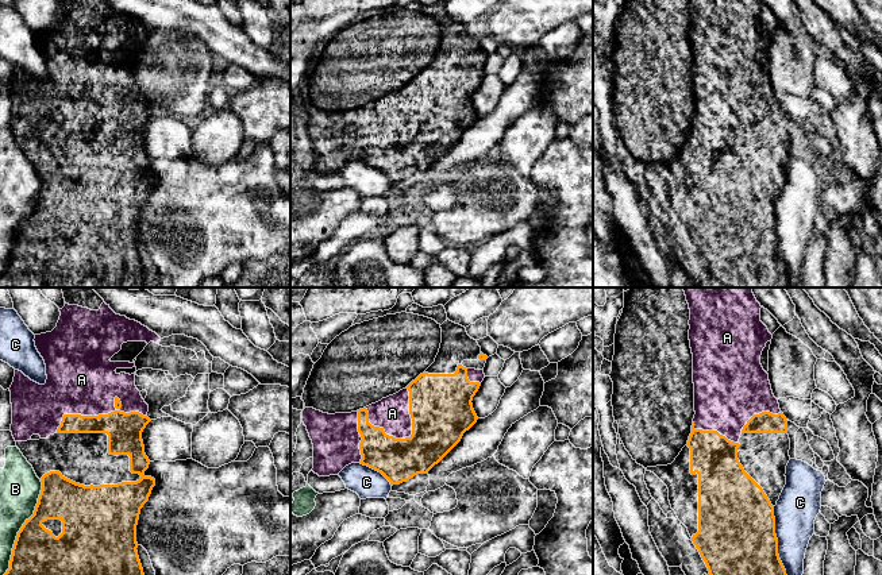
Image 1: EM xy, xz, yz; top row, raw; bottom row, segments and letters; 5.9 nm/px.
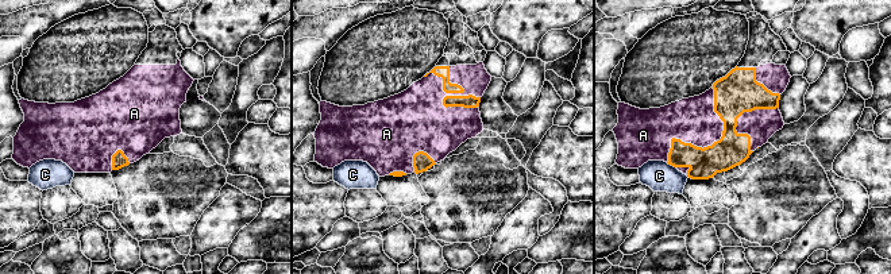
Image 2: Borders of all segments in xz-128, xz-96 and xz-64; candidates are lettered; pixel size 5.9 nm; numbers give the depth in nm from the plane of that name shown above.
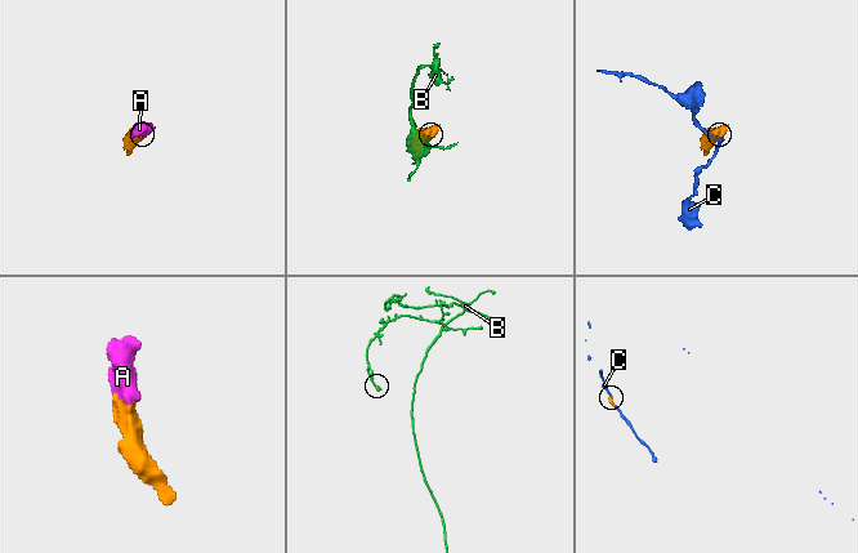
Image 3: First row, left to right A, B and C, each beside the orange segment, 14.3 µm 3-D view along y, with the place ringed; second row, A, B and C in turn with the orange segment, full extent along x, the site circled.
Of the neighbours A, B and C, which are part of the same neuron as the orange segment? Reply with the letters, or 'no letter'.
A

